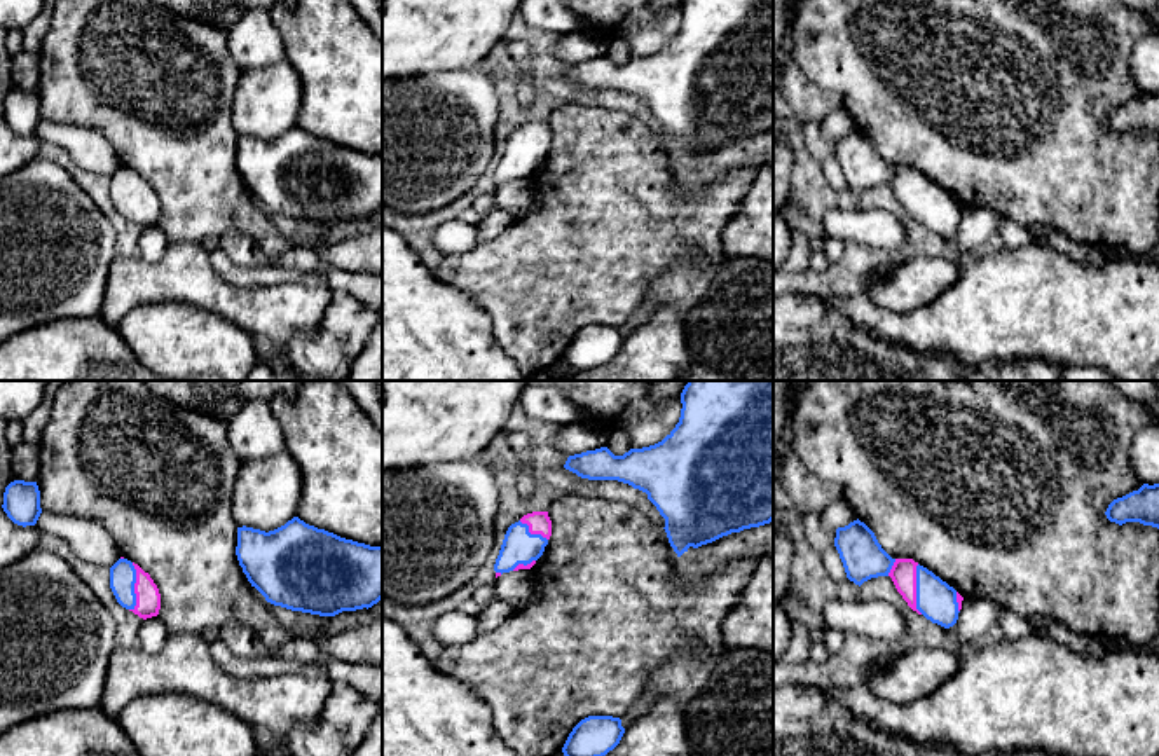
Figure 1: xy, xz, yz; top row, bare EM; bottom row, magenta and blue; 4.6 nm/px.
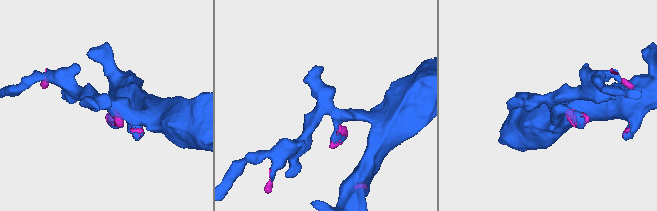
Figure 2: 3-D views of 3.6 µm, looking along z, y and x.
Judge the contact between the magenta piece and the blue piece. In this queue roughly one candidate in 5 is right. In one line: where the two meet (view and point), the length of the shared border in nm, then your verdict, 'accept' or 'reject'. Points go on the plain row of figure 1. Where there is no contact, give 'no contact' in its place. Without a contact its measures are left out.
xy (135, 196) | 220 nm | accept

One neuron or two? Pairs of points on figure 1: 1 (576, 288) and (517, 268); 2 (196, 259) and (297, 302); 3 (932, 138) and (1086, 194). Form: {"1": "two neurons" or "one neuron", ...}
{"1": "one neuron", "2": "one neuron", "3": "one neuron"}

